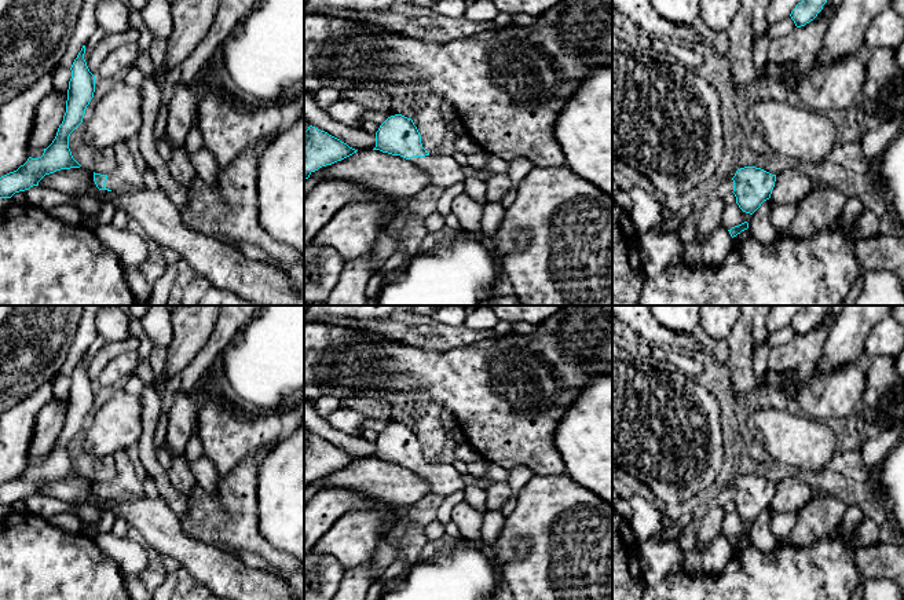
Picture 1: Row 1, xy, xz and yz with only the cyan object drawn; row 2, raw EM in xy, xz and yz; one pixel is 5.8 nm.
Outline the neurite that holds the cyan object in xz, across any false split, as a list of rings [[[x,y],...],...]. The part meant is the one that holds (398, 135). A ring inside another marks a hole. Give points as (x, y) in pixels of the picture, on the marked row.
[[[402,114],[391,116],[380,125],[373,150],[413,161],[429,175],[432,184],[442,189],[465,183],[468,178],[453,156],[429,154],[413,120]]]

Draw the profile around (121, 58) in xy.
[[[128,43],[110,51],[102,61],[96,77],[111,78],[117,76],[121,70],[131,67],[135,63],[138,55],[139,47],[136,43]]]

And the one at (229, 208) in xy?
[[[272,138],[249,144],[230,165],[217,172],[216,183],[208,184],[197,175],[187,190],[187,206],[180,211],[183,223],[198,233],[219,238],[227,237],[237,242],[250,242],[260,246],[268,256],[286,266],[304,267],[304,257],[299,252],[279,241],[275,241],[263,230],[257,212],[257,165],[259,158],[271,143]]]

